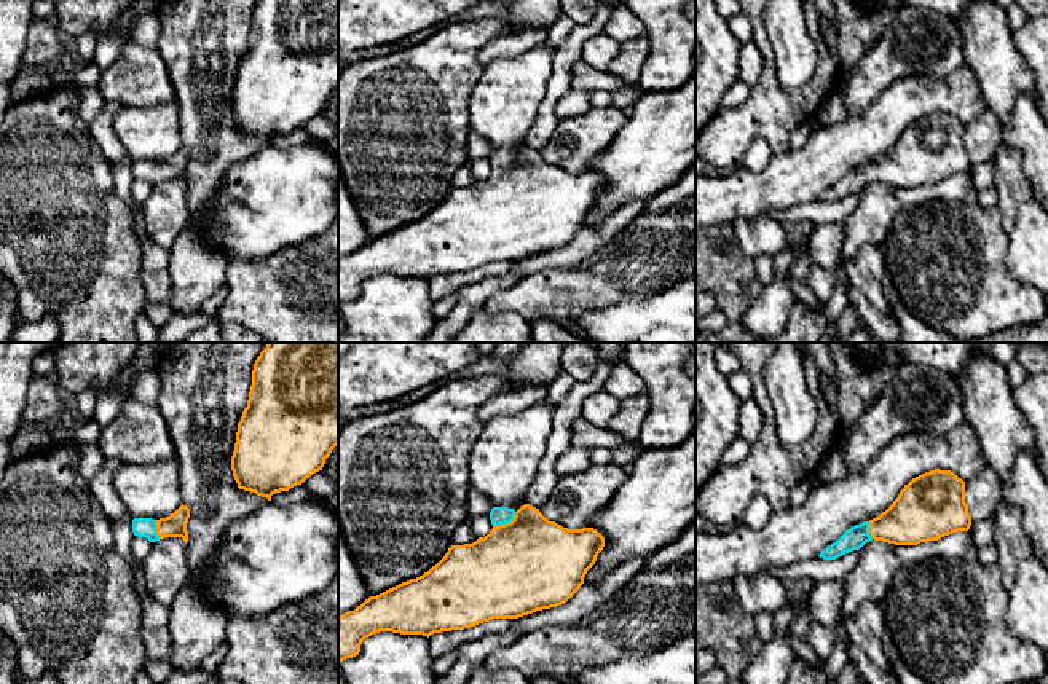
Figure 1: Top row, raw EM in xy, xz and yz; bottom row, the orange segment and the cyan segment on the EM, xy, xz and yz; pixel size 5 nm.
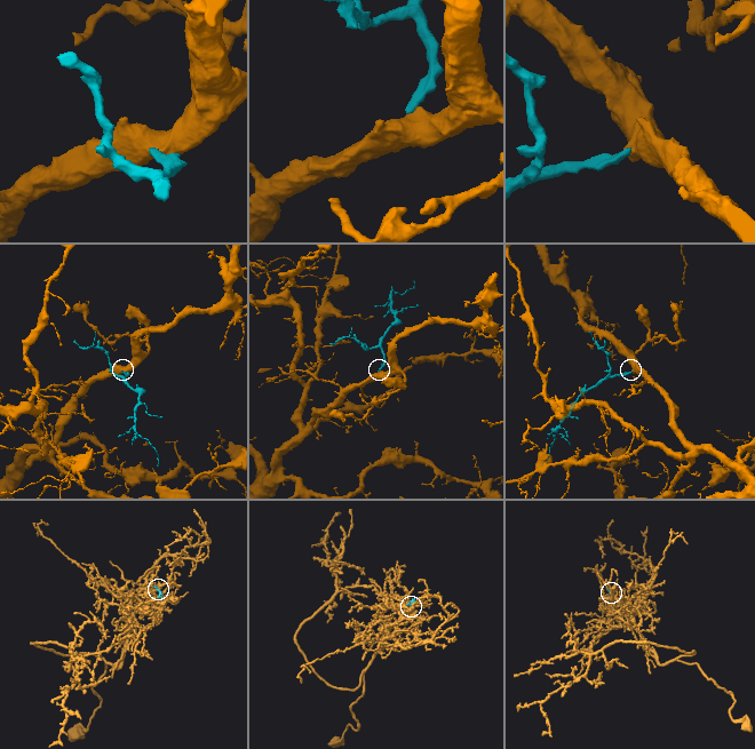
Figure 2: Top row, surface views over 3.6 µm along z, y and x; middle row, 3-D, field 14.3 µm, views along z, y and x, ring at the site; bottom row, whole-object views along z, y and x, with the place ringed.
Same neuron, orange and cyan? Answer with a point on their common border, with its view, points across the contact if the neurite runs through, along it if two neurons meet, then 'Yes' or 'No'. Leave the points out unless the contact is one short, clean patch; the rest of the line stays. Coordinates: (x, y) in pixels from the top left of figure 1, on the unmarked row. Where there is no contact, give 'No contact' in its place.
Touches orange at xz (506, 166). Path across: xz (528, 208), (506, 166), (500, 158). Yes

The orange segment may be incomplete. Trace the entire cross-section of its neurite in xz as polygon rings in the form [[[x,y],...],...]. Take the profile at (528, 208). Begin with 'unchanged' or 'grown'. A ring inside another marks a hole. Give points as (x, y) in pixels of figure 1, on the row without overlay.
grown; [[[525,147],[517,155],[493,150],[493,172],[472,187],[451,188],[427,215],[370,239],[338,260],[338,305],[359,298],[365,281],[392,274],[423,277],[464,273],[493,261],[518,261],[565,247],[584,226],[587,214],[605,190],[593,171],[568,172]]]

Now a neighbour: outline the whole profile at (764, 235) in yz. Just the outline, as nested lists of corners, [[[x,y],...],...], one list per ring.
[[[770,215],[735,218],[732,234],[740,252],[751,260],[761,255],[775,257],[790,246],[785,226]]]

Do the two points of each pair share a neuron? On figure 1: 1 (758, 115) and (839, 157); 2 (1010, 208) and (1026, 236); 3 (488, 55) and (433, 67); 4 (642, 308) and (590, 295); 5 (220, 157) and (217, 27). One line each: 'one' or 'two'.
1: two
2: two
3: two
4: two
5: one

